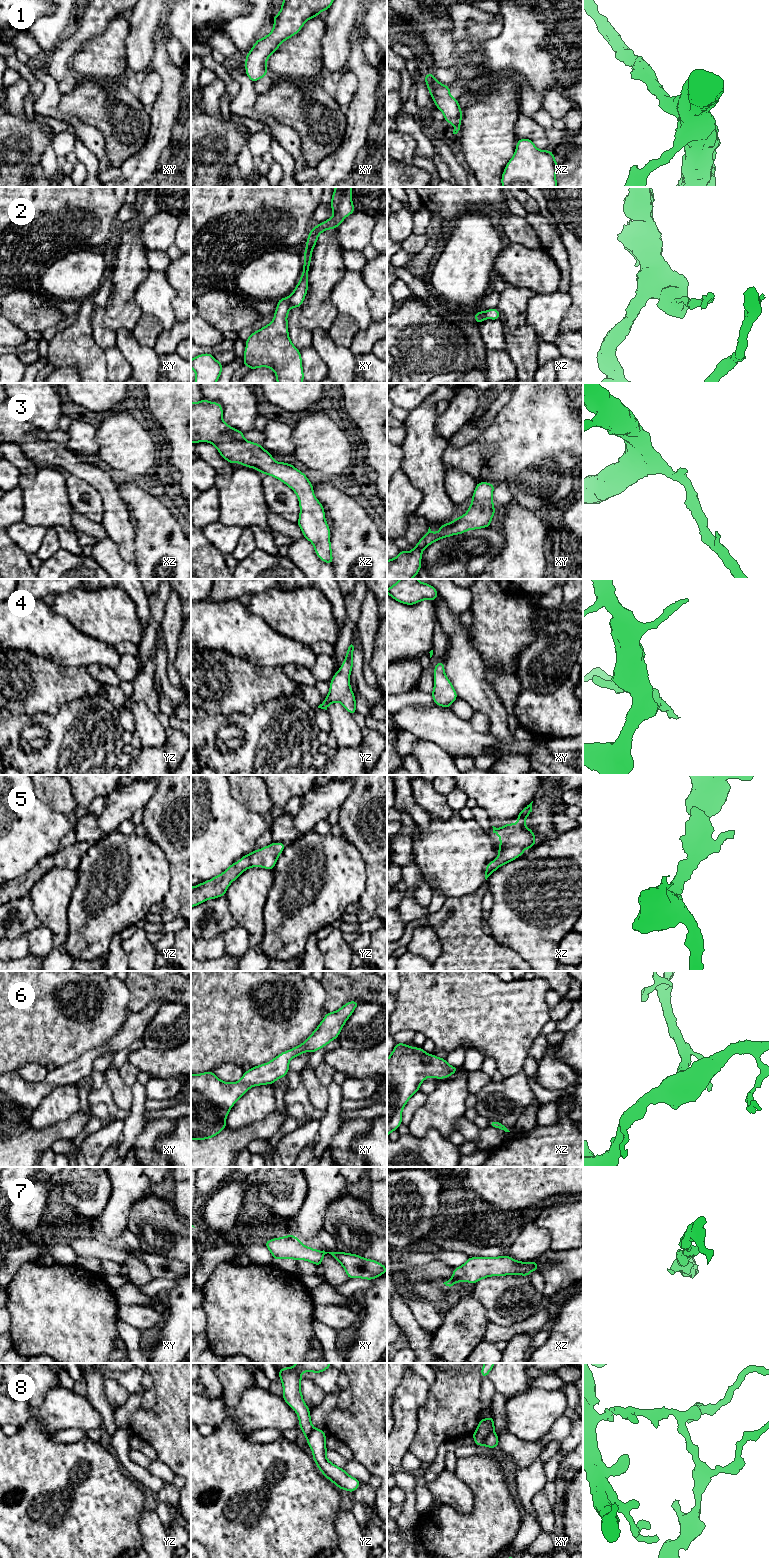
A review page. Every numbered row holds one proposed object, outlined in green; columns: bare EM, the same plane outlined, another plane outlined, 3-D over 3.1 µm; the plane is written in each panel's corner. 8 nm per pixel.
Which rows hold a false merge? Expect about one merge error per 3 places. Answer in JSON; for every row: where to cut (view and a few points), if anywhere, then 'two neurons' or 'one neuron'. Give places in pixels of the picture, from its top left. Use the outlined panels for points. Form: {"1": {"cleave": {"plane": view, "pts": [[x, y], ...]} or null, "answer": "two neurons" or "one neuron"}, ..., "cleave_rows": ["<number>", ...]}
{"1": {"cleave": null, "answer": "one neuron"}, "2": {"cleave": {"plane": "xy", "pts": [[288, 297], [290, 306]]}, "answer": "two neurons"}, "3": {"cleave": null, "answer": "one neuron"}, "4": {"cleave": null, "answer": "one neuron"}, "5": {"cleave": null, "answer": "one neuron"}, "6": {"cleave": null, "answer": "one neuron"}, "7": {"cleave": null, "answer": "one neuron"}, "8": {"cleave": {"plane": "xy", "pts": [[493, 1431], [485, 1437], [481, 1444]]}, "answer": "two neurons"}, "cleave_rows": ["2", "8"]}

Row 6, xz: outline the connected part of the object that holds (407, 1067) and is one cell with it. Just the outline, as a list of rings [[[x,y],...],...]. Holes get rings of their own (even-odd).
[[[396,1043],[387,1059],[387,1136],[402,1124],[402,1110],[408,1100],[419,1091],[421,1083],[428,1077],[448,1078],[458,1067],[450,1066],[446,1059],[426,1053],[422,1047],[414,1048],[405,1043]]]

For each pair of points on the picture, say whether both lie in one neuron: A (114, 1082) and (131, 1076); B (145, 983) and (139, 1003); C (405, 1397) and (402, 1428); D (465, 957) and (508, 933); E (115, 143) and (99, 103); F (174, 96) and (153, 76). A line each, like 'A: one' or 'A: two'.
A: two
B: one
C: one
D: two
E: one
F: two

